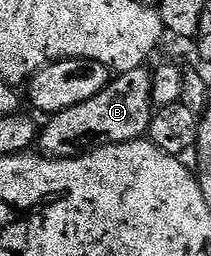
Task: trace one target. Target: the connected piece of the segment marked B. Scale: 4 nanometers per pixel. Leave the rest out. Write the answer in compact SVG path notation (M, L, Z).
M147 66L138 69L130 69L129 71L117 74L111 83L106 85L106 89L102 89L102 93L97 93L94 97L90 97L90 101L82 101L82 105L70 105L70 109L62 109L57 115L51 116L47 120L48 124L43 124L42 130L38 135L38 147L43 154L50 159L78 159L82 155L87 155L90 151L97 151L100 147L106 145L122 145L123 143L134 143L143 140L148 134L148 127L152 123L154 108L152 105L152 71Z

